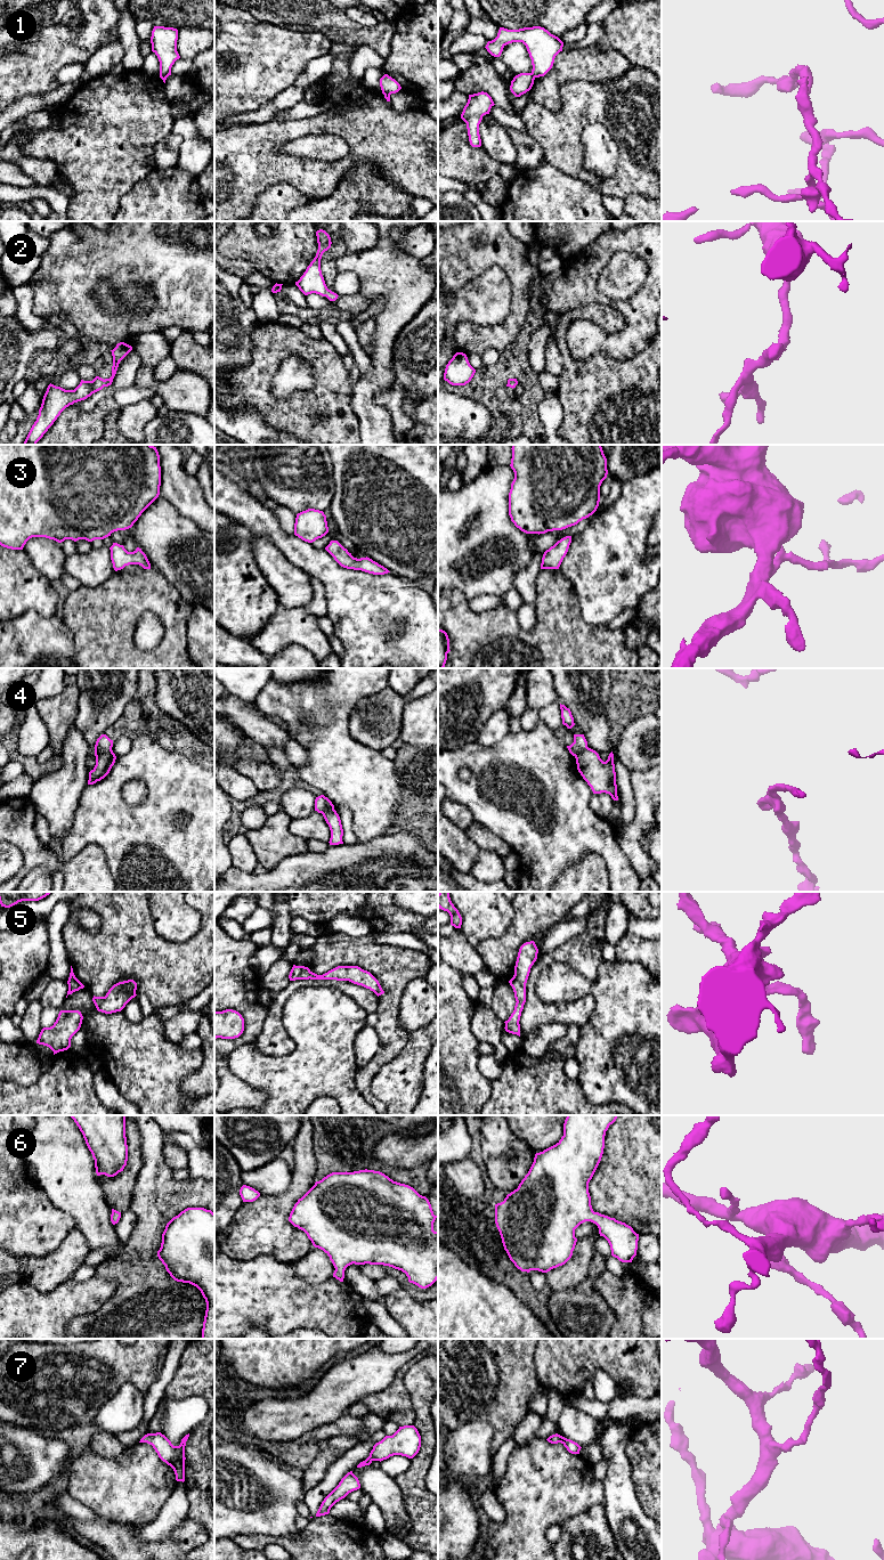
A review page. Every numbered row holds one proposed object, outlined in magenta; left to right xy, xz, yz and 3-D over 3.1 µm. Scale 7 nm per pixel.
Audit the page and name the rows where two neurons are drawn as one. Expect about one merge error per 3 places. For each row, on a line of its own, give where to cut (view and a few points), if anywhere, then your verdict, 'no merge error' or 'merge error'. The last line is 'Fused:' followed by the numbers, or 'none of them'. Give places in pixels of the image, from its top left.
1: cut yz (530, 73), (534, 78); merge error
2: cut none; no merge error
3: cut none; no merge error
4: cut xy (111, 749), (103, 750), (96, 756); merge error
5: cut none; no merge error
6: cut none; no merge error
7: cut none; no merge error
Fused: 1, 4

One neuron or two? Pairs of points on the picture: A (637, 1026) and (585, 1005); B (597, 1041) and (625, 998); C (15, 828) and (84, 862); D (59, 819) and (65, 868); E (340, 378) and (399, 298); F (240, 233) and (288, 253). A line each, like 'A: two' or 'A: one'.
A: two
B: one
C: one
D: two
E: two
F: one

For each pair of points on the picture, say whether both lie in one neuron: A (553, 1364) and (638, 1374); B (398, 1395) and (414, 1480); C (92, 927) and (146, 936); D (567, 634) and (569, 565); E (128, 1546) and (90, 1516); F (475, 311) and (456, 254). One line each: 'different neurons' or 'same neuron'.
A: same neuron
B: different neurons
C: different neurons
D: different neurons
E: different neurons
F: different neurons

